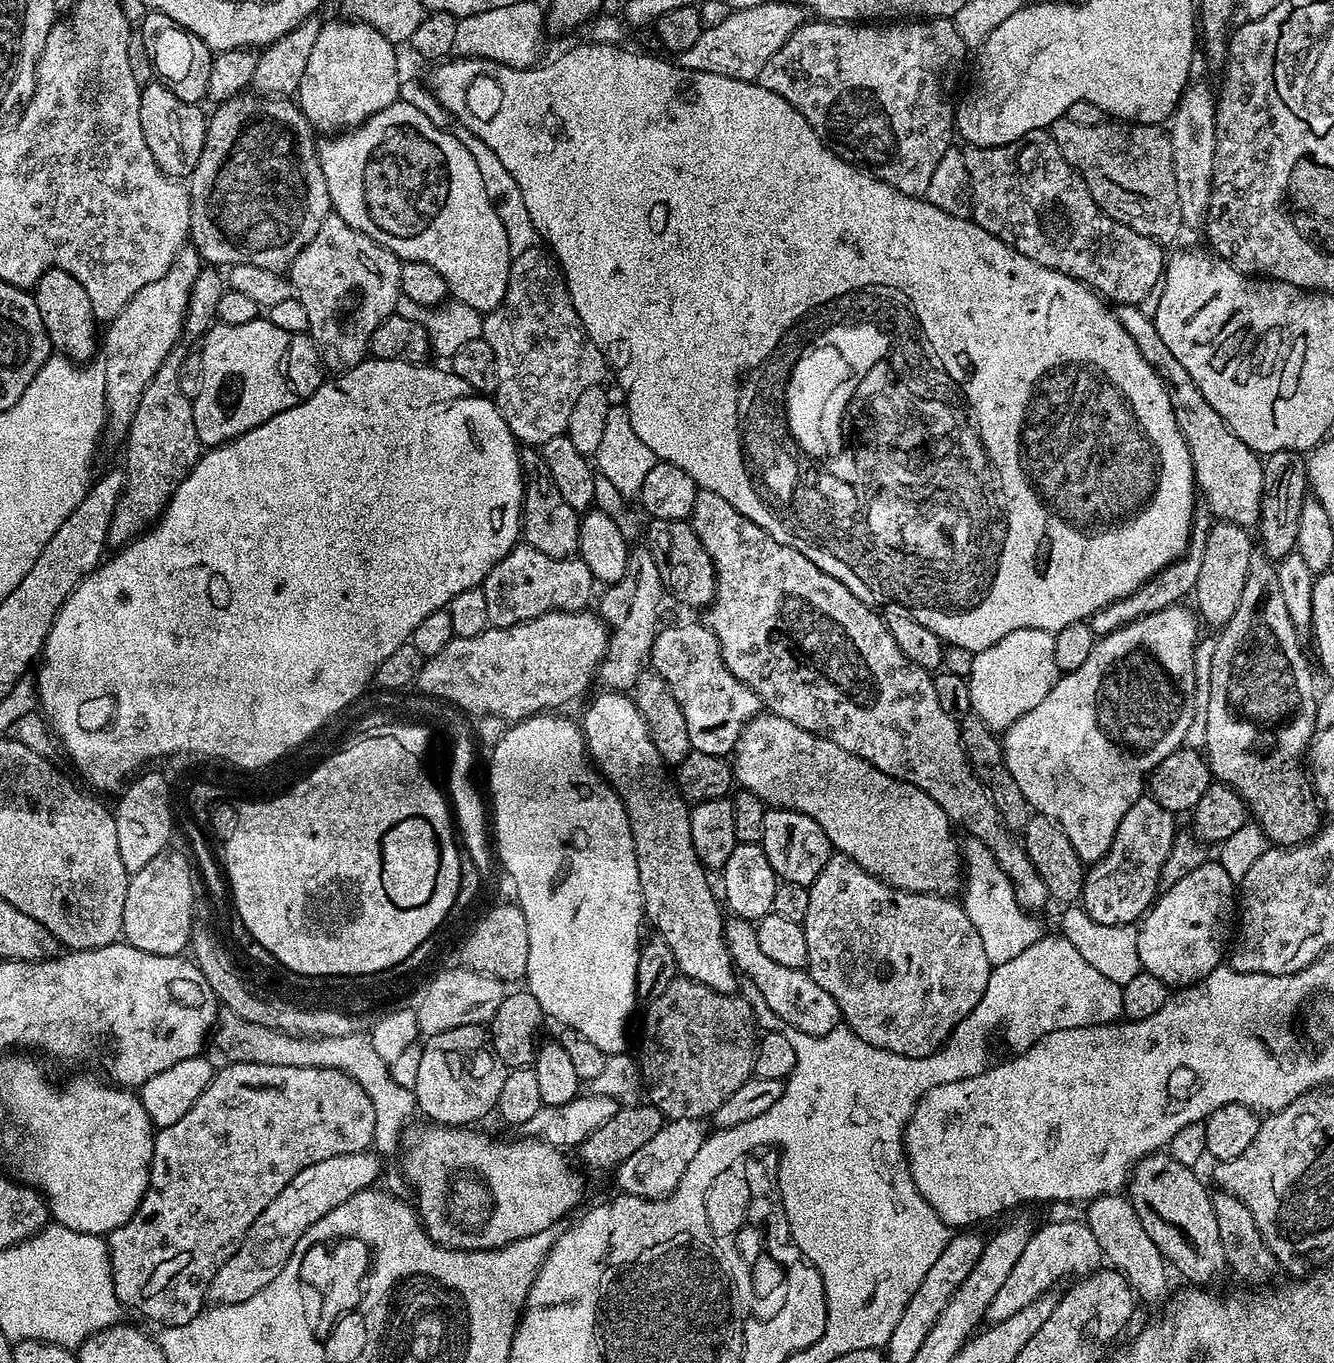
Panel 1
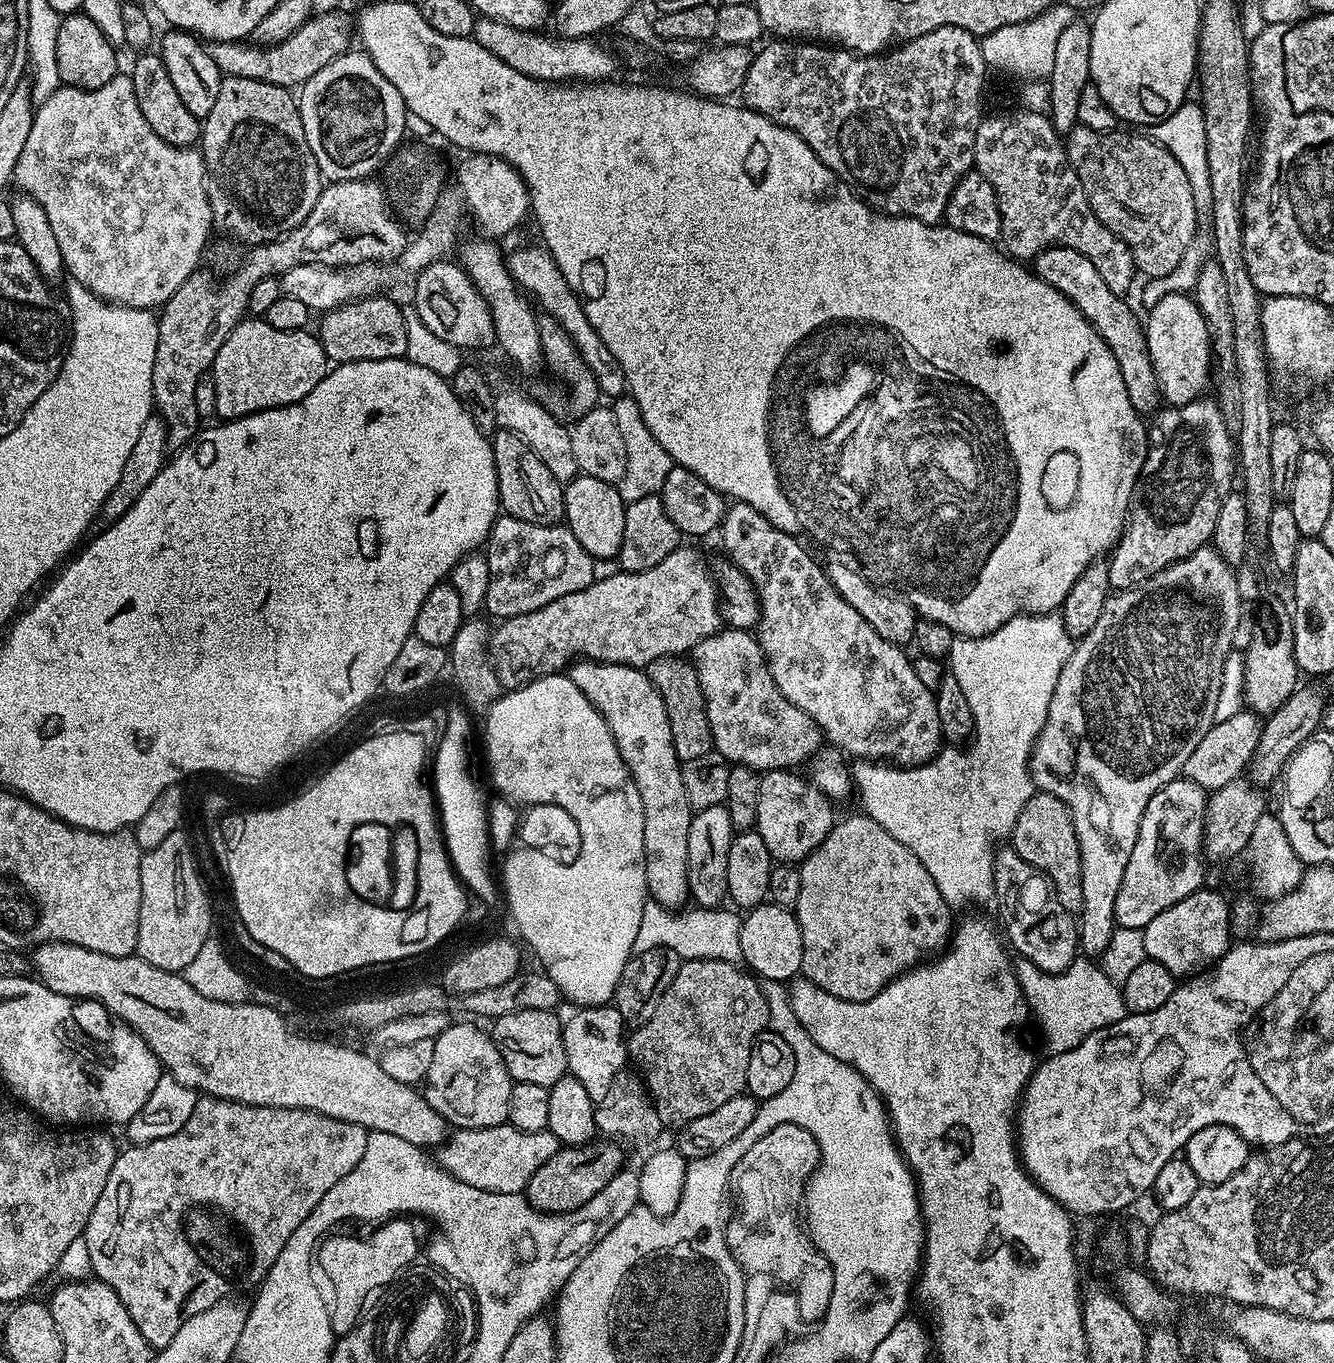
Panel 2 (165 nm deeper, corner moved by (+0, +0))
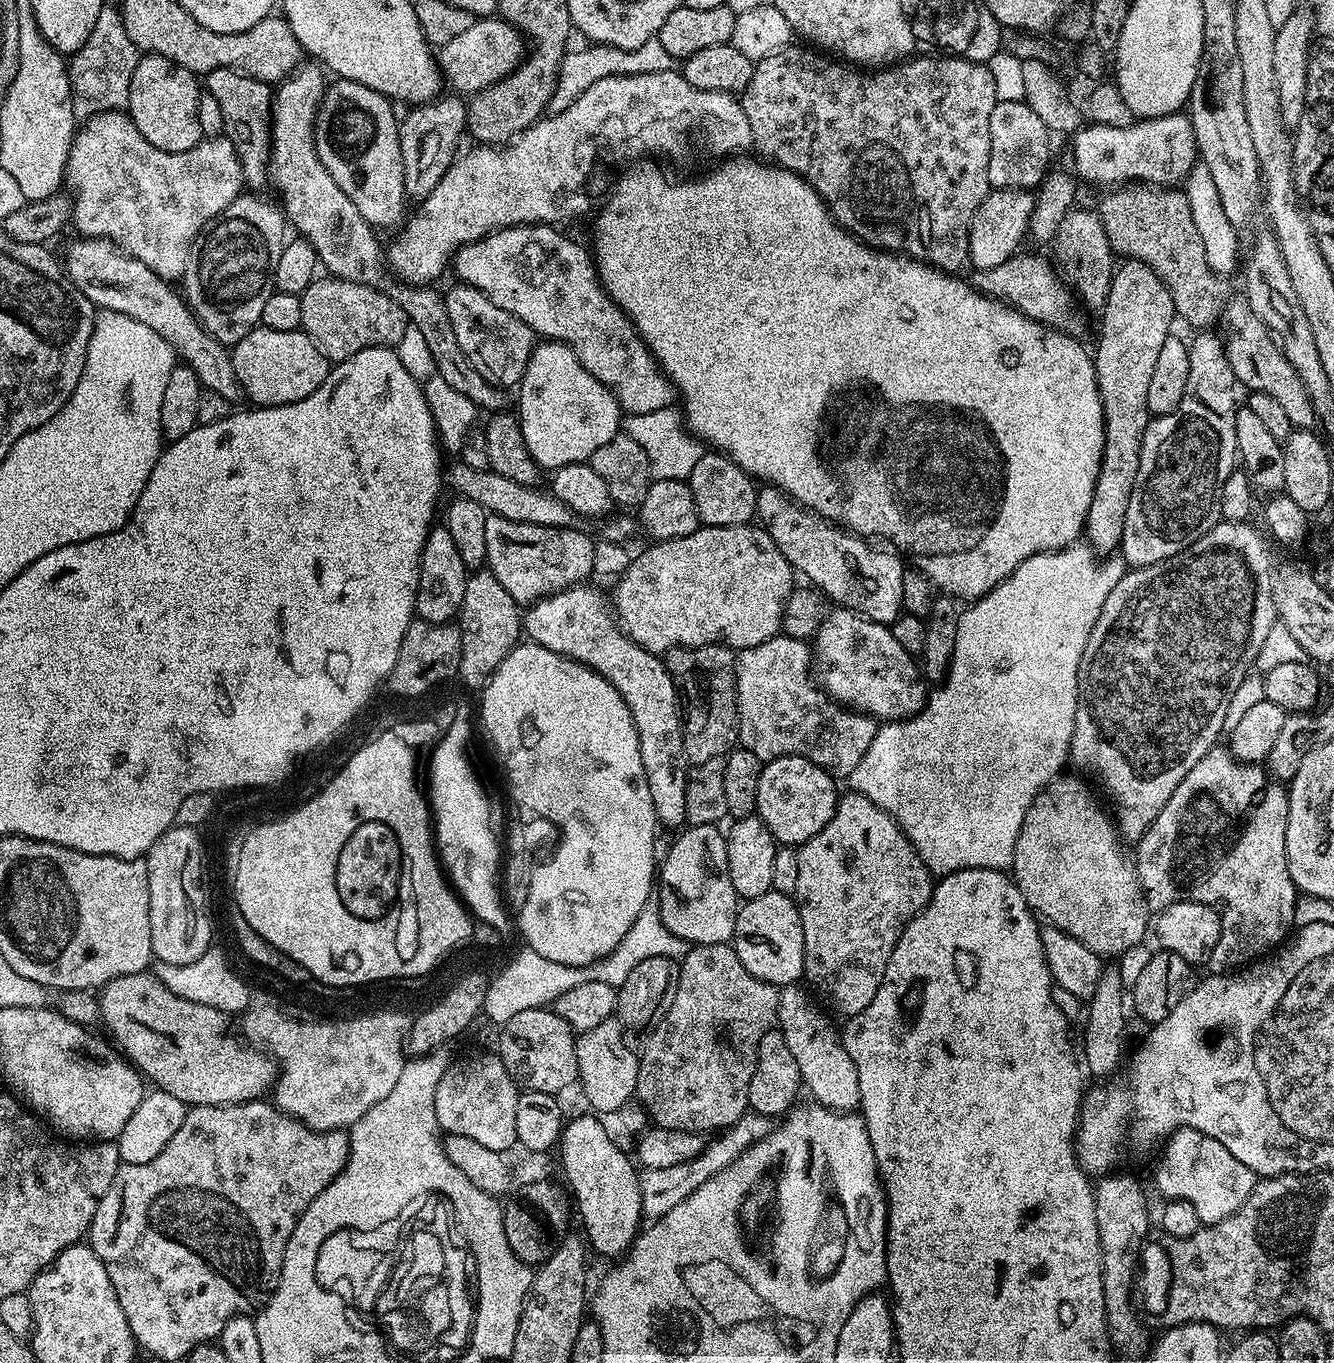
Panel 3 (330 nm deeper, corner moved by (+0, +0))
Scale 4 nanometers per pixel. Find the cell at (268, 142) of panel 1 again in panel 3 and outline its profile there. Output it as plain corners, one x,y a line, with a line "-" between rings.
219,68
207,73
206,92
215,98
218,107
222,109
224,135
231,140
238,154
238,162
244,171
245,185
249,189
260,190
260,187
267,185
270,180
268,159
272,157
273,89
261,80
235,72
233,68

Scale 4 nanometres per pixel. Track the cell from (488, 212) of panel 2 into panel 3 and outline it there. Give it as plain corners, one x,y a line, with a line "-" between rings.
669,70
667,72
655,72
654,74
634,74
633,76
607,76
606,78
602,78
598,82
594,82
594,86
590,86
590,90
586,90
579,98
577,98
572,105
567,108
566,110
562,110
561,112
553,112
547,118
541,118
536,121
535,124
532,124
528,129
524,132
520,132
519,135
516,136
516,139
503,145
503,146
472,146
476,148
472,148
469,150
468,153
457,155
456,159
453,160
452,165
450,166
450,170
446,170
446,174
442,174
442,182
438,182
438,186
434,186
434,190
430,190
430,194
425,198
425,200
419,201
418,207
420,208
417,210
416,213
409,215
407,217
406,223
403,225
402,231
399,233
401,234
400,237
397,238
396,241
393,242
392,245
387,245
386,248
386,264
387,267
390,269
391,275
395,277
395,279
405,283
405,284
415,284
417,286
428,286
431,285
433,282
432,280
436,280
439,278
440,275
443,274
444,271
449,271
450,265
453,263
454,257
456,255
456,251
459,250
462,246
466,246
470,242
474,242
475,240
481,240
483,236
488,236
492,232
497,232
499,228
516,228
519,224
546,224
549,226
560,226
563,225
563,220
572,220
575,216
580,216
583,214
584,211
587,210
588,207
591,206
592,200
590,197
584,193
584,183
588,180
588,175
592,172
592,167
596,164
596,155
599,154
600,148
604,152
613,152
614,155
617,156
620,160
632,160
628,162
636,162
639,161
641,158
660,158
656,156
669,156
670,159
673,160
676,164
696,164
699,160
712,160
711,162
720,162
723,161
725,158
732,158
735,157
737,154
744,154
747,148
751,149
753,147
752,142
752,131
750,130
750,121
746,119
746,114
742,110
742,106
740,105
739,99
731,92
715,92
714,90
700,90
696,86
692,86
689,82
687,82
686,78
681,75
679,71
676,70

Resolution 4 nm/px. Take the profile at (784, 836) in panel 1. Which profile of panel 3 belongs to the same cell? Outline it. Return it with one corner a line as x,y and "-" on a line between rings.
783,756
767,761
760,769
755,815
770,830
777,845
802,845
834,818
838,803
836,784
834,777
805,756

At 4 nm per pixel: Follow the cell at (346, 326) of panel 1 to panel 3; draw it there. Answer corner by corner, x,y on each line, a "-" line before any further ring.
444,94
427,104
409,107
407,111
398,124
400,146
404,150
404,195
409,201
419,202
442,182
442,174
450,170
456,159
460,135
465,135
468,126
468,106
459,95

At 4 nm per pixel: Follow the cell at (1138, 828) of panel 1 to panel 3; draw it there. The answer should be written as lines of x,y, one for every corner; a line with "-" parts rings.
1213,746
1197,762
1194,770
1185,772
1166,806
1162,806
1158,818
1154,818
1135,845
1136,876
1149,909
1163,910
1179,900
1204,902
1212,898
1208,896
1220,895
1224,899
1220,937
1206,962
1209,973
1228,974
1243,969
1289,939
1296,924
1294,906
1298,889
1288,869
1287,821
1287,787
1269,775
1260,764
1243,764
1227,747

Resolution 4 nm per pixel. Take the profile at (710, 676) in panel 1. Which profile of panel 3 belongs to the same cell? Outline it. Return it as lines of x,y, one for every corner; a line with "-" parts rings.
777,634
758,646
741,648
736,652
736,718
739,747
750,750
761,762
783,756
805,756
834,778
847,778
862,762
862,754
870,750
870,742
878,727
873,717
853,712
837,704
821,690
814,679
814,652
805,641

